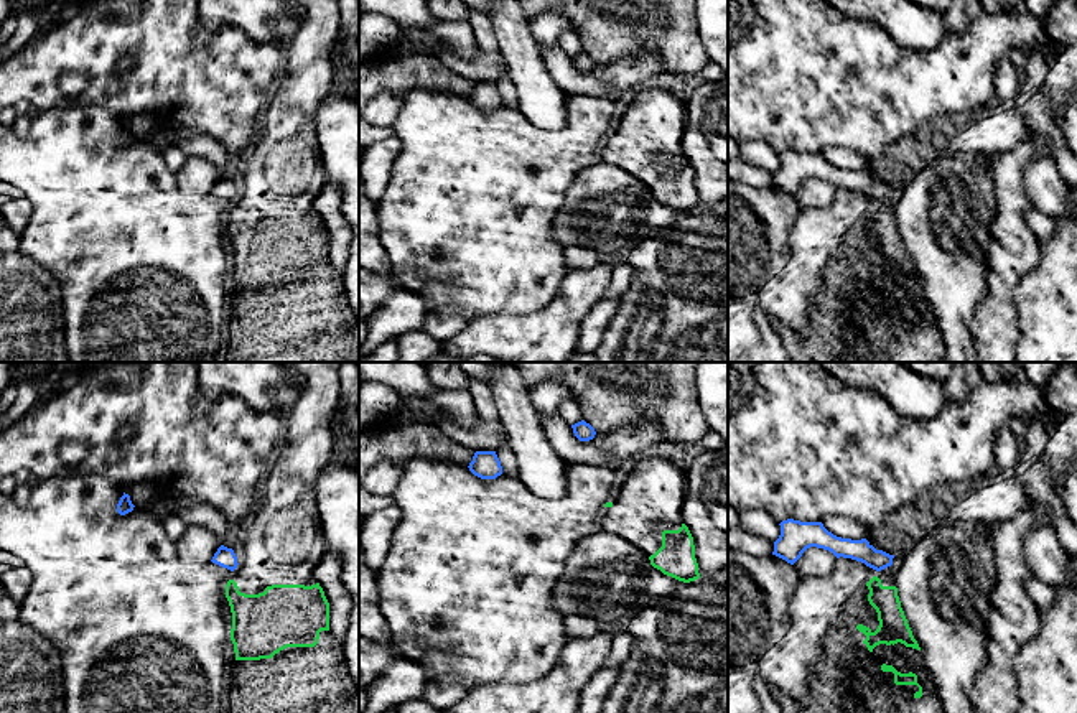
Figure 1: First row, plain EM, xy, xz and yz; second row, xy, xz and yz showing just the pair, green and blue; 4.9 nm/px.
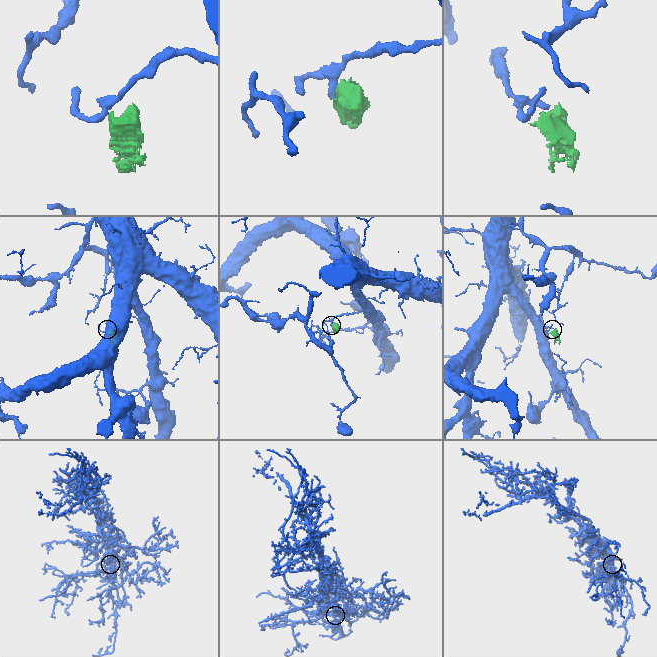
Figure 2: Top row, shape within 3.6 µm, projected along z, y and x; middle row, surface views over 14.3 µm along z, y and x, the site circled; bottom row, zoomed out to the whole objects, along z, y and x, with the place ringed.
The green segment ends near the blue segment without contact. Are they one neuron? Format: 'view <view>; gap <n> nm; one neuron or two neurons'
view yz; gap 30 nm; two neurons

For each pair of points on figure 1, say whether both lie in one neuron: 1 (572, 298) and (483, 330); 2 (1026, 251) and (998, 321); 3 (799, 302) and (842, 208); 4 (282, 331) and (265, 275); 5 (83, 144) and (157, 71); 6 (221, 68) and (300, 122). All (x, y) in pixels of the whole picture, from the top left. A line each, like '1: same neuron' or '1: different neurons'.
1: same neuron
2: same neuron
3: same neuron
4: same neuron
5: different neurons
6: different neurons

